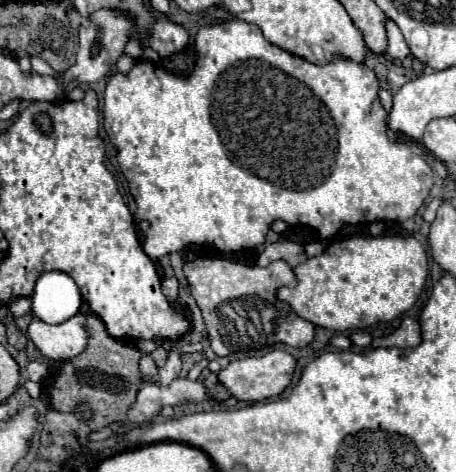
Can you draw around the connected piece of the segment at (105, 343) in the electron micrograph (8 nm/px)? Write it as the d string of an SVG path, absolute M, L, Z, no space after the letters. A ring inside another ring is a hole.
M86 314L86 326L90 334L88 346L82 354L62 364L60 374L50 388L50 404L60 412L74 412L74 406L86 400L94 412L92 420L88 420L86 424L92 430L102 430L108 424L124 422L128 406L136 402L136 392L140 386L138 362L142 358L142 352L130 344L108 336L102 320L94 314Z

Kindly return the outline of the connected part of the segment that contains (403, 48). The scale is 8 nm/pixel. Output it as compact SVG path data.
M388 20L386 22L386 32L388 32L388 54L392 58L400 58L400 60L406 58L410 54L410 48L406 46L400 28L392 20Z

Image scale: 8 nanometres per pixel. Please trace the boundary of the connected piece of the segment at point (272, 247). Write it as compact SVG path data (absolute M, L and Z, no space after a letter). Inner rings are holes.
M276 242L276 244L268 244L260 256L258 256L258 264L260 266L268 266L270 262L276 262L276 260L284 260L288 262L292 268L298 266L300 262L306 260L306 254L304 254L304 248L300 244L294 244L294 242Z

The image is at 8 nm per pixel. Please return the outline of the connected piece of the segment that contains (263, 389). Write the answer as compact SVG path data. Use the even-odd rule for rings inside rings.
M272 350L264 356L230 362L224 370L218 372L218 378L232 392L234 398L244 402L262 402L266 398L280 396L290 386L294 370L296 370L296 358L292 354L288 354L286 350Z

